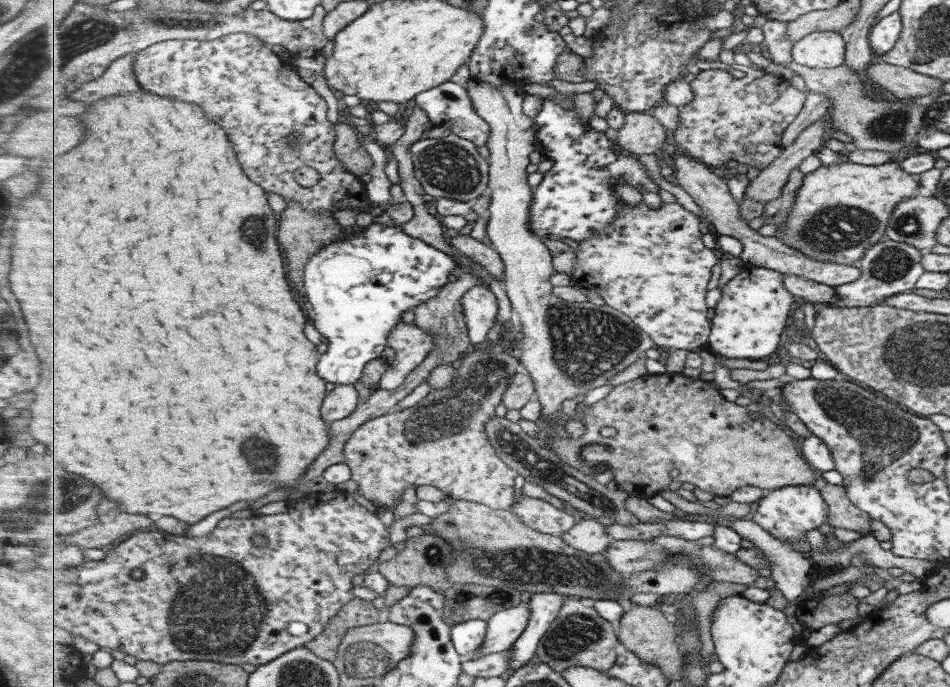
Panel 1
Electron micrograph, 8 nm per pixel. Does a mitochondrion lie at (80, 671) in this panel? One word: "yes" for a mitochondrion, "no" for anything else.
no

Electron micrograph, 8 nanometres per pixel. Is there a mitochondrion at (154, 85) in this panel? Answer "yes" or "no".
no

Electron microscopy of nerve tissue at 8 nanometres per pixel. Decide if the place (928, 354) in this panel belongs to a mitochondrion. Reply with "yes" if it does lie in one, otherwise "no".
yes

